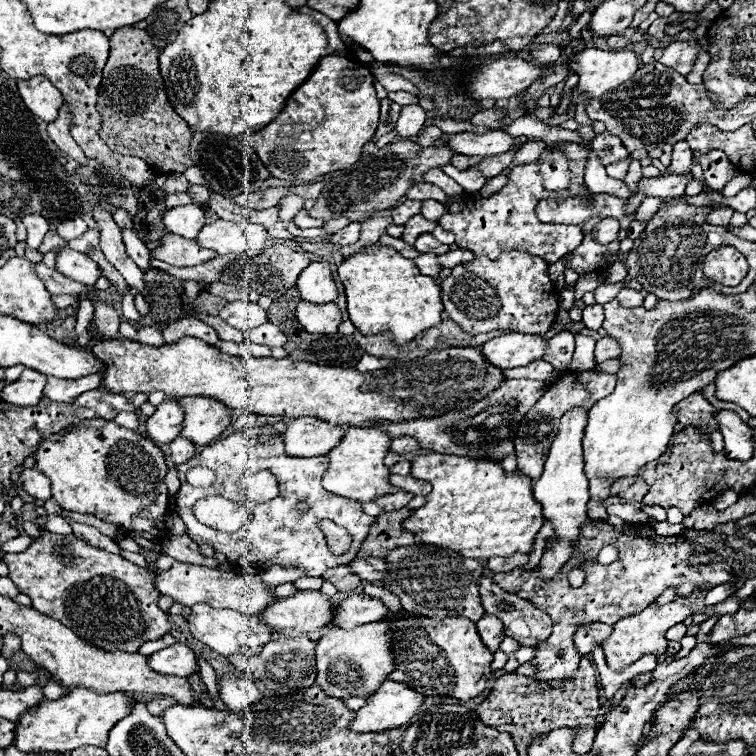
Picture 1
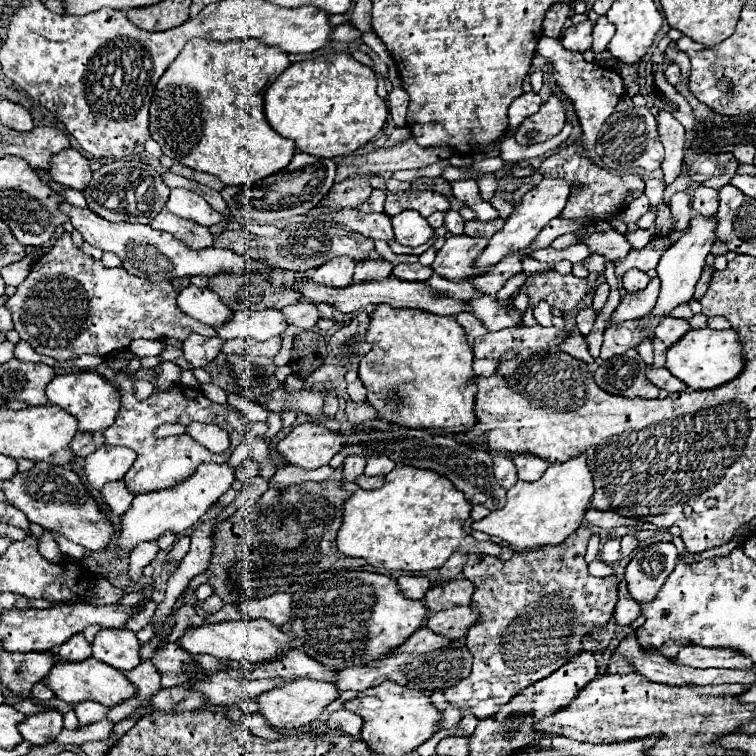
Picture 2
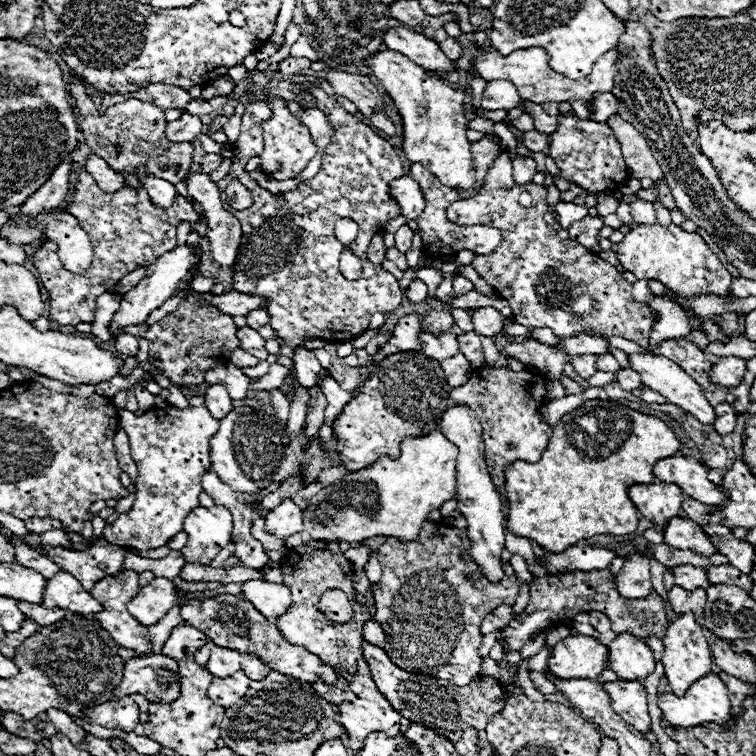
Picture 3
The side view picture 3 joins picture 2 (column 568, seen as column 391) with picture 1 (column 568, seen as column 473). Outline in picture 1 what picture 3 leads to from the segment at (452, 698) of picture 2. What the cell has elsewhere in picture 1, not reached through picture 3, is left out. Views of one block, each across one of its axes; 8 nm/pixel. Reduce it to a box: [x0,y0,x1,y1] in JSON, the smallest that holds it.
[494,520,736,682]

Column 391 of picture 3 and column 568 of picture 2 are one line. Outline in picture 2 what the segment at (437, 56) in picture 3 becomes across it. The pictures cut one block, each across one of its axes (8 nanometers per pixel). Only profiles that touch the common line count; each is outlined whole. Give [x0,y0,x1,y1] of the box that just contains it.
[562,20,594,52]

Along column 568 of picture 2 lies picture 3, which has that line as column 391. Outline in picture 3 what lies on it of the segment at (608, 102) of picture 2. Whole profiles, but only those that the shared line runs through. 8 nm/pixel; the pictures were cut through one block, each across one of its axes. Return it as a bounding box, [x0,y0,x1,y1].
[362,50,474,188]

